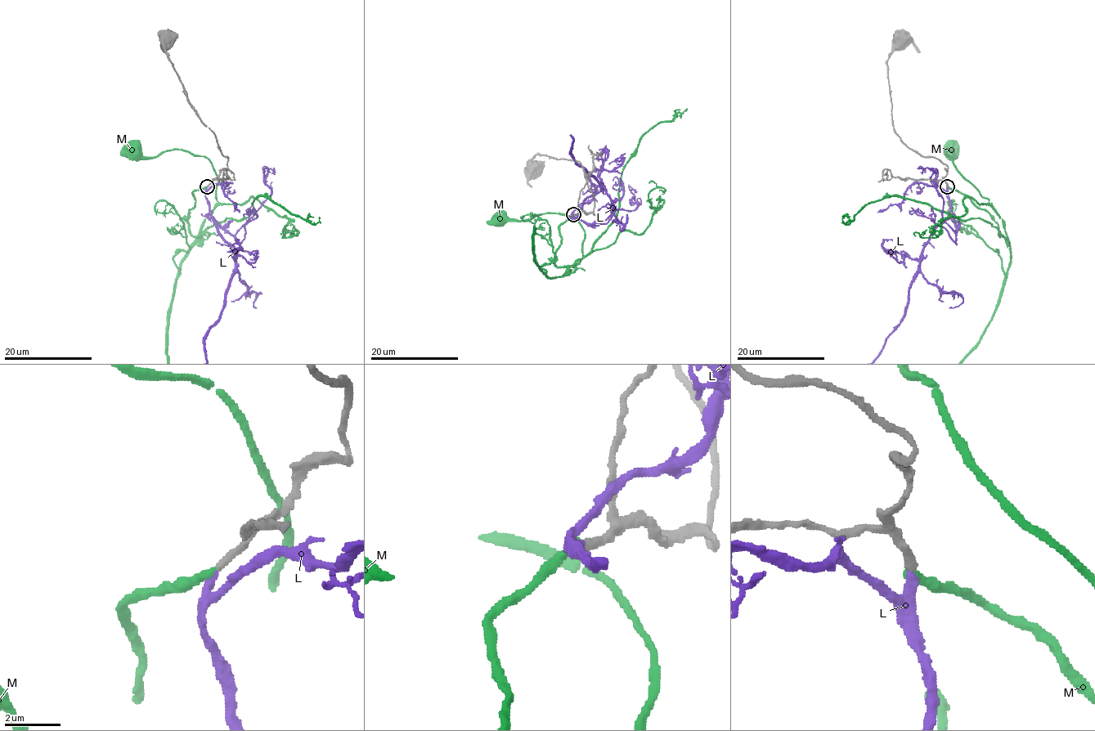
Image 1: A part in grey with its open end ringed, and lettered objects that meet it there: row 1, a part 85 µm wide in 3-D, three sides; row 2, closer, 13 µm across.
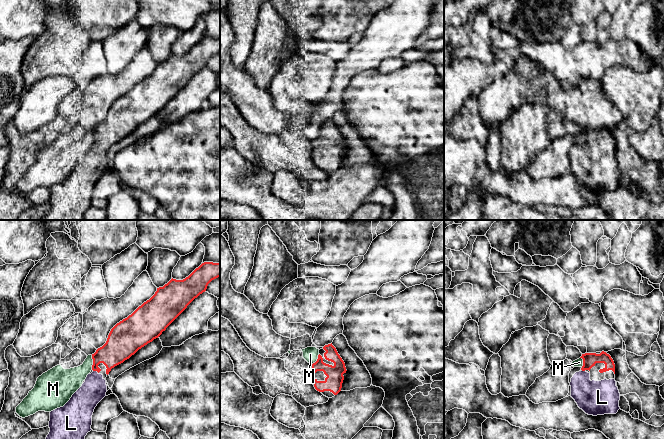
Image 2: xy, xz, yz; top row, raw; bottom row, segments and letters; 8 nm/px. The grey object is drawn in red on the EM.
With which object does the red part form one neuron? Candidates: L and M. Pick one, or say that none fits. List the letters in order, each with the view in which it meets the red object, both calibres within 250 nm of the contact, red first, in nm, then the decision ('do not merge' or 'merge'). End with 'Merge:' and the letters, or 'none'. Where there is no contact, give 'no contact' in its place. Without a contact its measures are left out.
L: contact in xy; calibres 220 and 200 nm; merge
M: contact in xy; calibres 220 and 190 nm; do not merge
Merge: L

